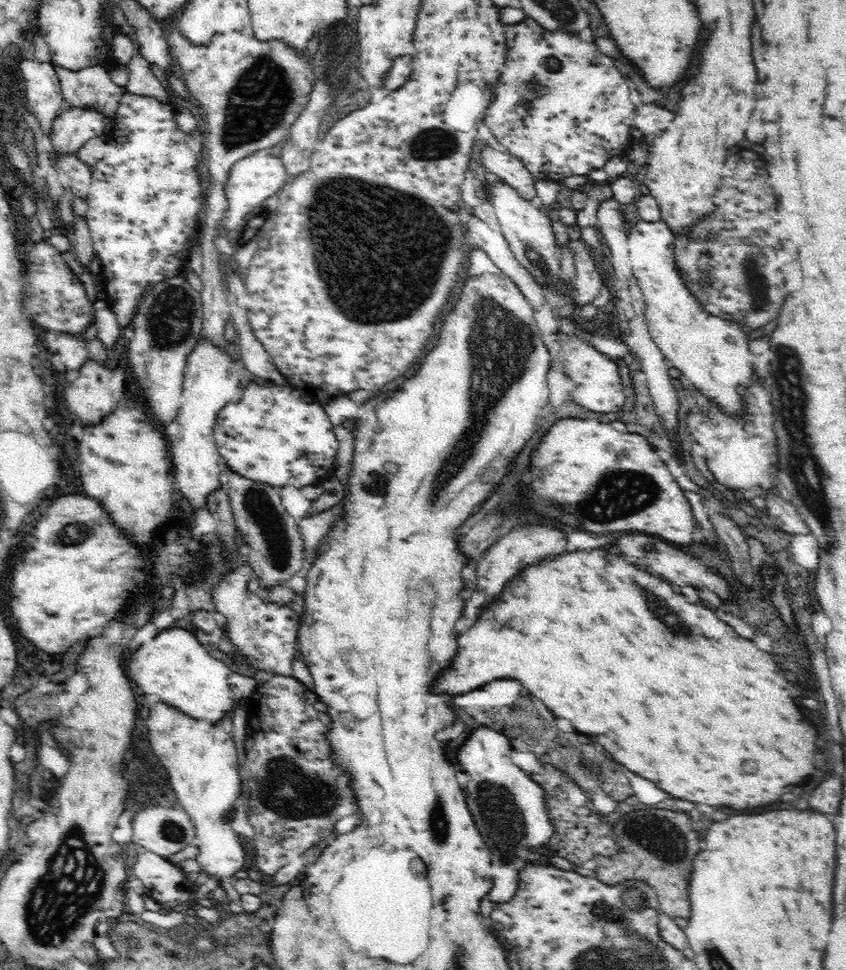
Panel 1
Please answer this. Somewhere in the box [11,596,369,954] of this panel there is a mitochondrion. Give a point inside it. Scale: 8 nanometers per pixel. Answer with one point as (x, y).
(293, 792)

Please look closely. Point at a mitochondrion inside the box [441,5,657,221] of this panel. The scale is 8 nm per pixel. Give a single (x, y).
(547, 69)

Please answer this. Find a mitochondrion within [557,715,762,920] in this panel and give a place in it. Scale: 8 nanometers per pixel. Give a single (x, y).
(671, 854)

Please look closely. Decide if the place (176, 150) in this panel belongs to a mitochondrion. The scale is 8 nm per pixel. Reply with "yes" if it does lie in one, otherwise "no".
no

